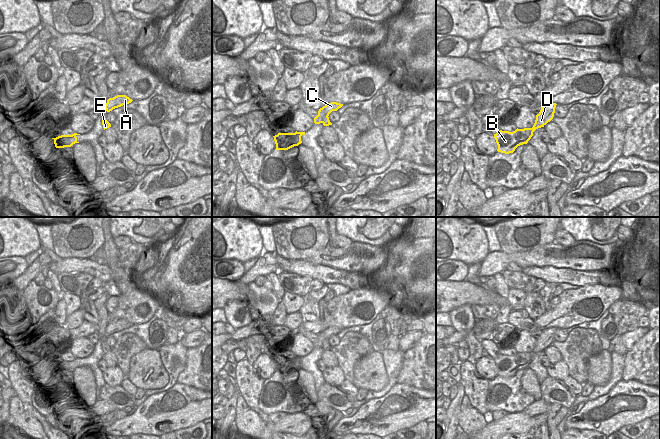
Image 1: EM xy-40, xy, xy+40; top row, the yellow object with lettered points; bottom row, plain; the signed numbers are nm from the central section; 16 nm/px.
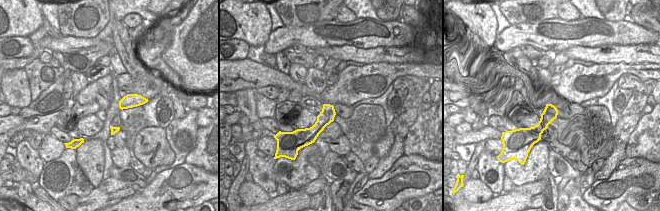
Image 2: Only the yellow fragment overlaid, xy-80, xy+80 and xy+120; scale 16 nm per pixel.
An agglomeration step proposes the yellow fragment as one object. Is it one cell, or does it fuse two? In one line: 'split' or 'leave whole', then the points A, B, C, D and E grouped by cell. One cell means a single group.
split; A B C D / E

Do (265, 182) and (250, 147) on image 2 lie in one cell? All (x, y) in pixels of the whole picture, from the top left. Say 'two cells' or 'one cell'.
one cell

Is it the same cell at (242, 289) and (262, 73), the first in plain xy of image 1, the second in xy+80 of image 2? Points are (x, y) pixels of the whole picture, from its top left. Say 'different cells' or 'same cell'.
same cell

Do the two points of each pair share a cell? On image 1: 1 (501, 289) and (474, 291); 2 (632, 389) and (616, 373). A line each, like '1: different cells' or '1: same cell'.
1: different cells
2: different cells

